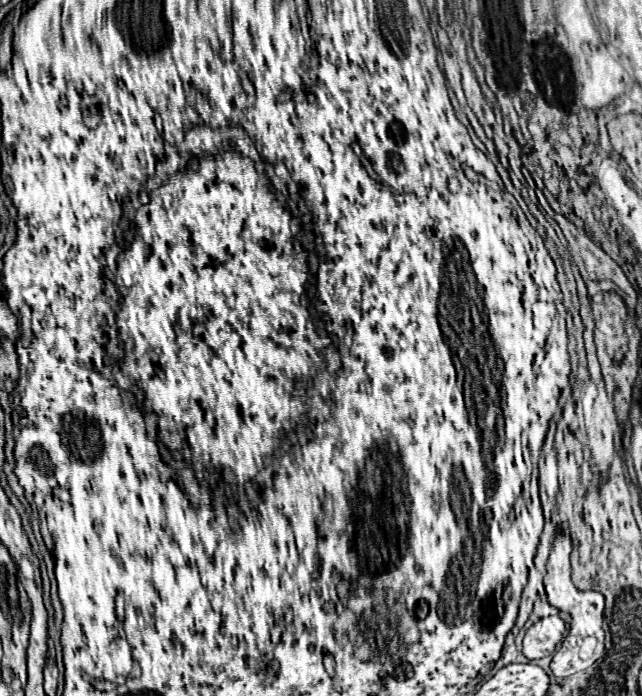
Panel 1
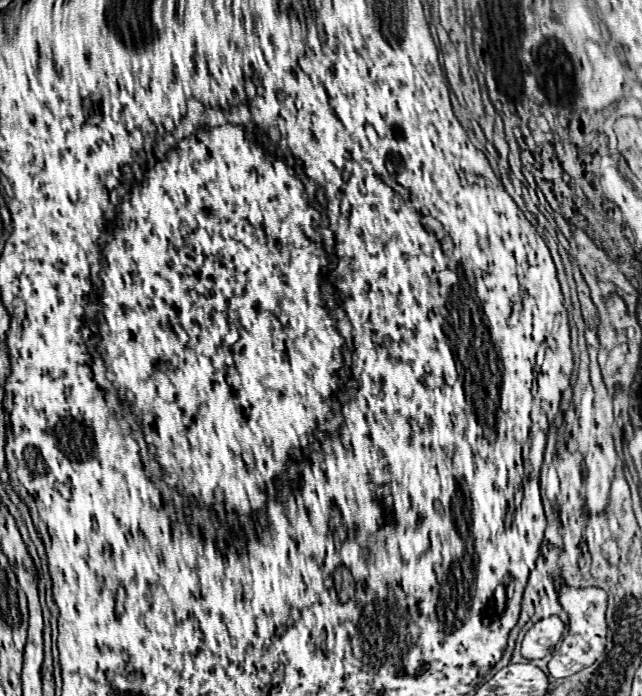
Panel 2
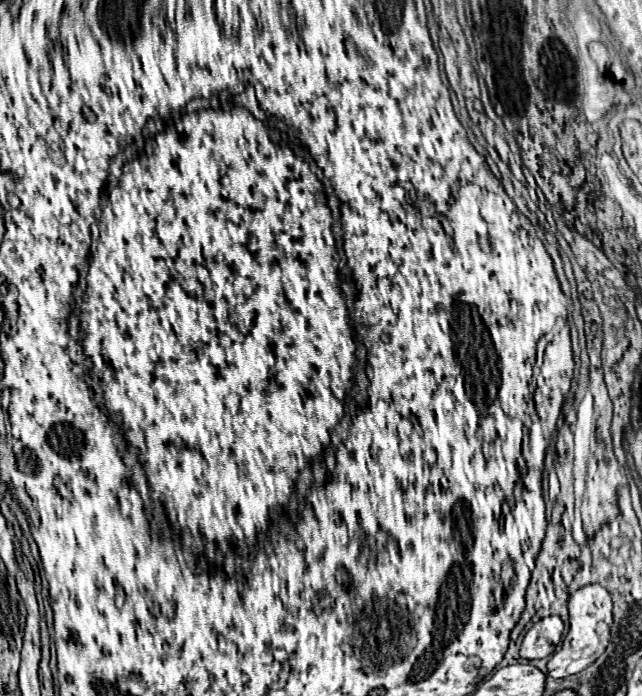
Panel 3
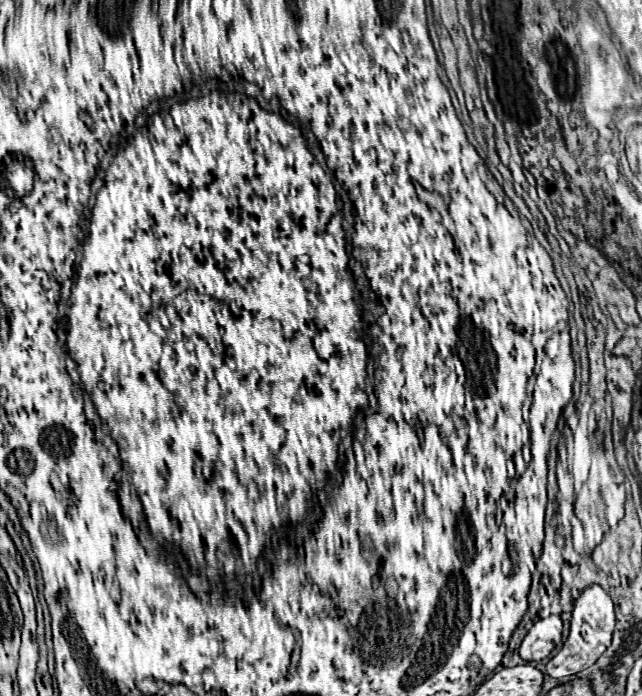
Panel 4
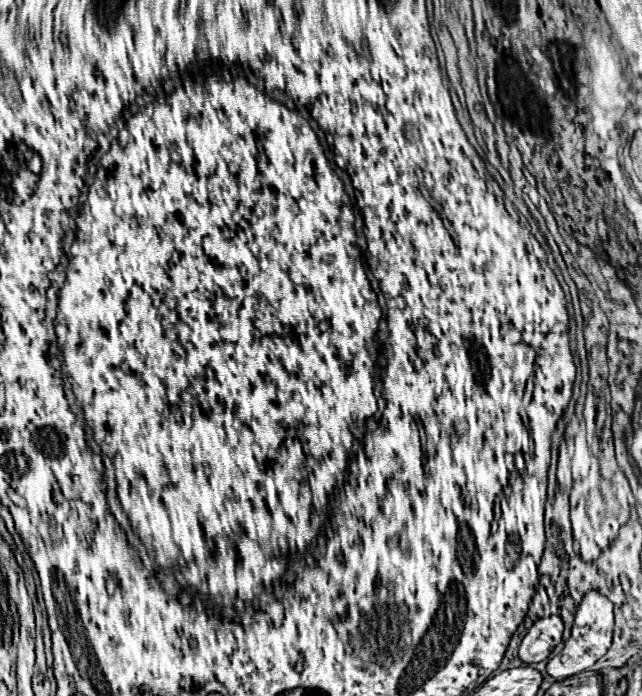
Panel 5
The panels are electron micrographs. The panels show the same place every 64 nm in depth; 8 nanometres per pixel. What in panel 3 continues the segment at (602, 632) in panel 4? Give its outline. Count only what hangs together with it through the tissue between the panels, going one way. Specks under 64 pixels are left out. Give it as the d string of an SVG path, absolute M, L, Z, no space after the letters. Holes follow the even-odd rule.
M590 584L570 594L568 598L569 630L562 650L548 660L548 674L552 678L566 678L588 668L608 646L612 626L612 598L600 584Z

